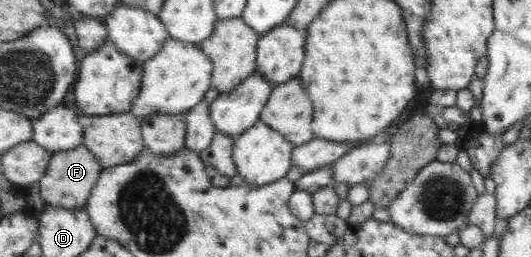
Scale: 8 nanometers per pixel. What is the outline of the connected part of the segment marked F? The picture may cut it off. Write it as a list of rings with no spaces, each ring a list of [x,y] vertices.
[[[84,144],[68,152],[58,152],[53,155],[44,177],[38,182],[42,197],[50,206],[76,209],[83,208],[90,199],[94,186],[100,179],[103,165],[101,161]]]

